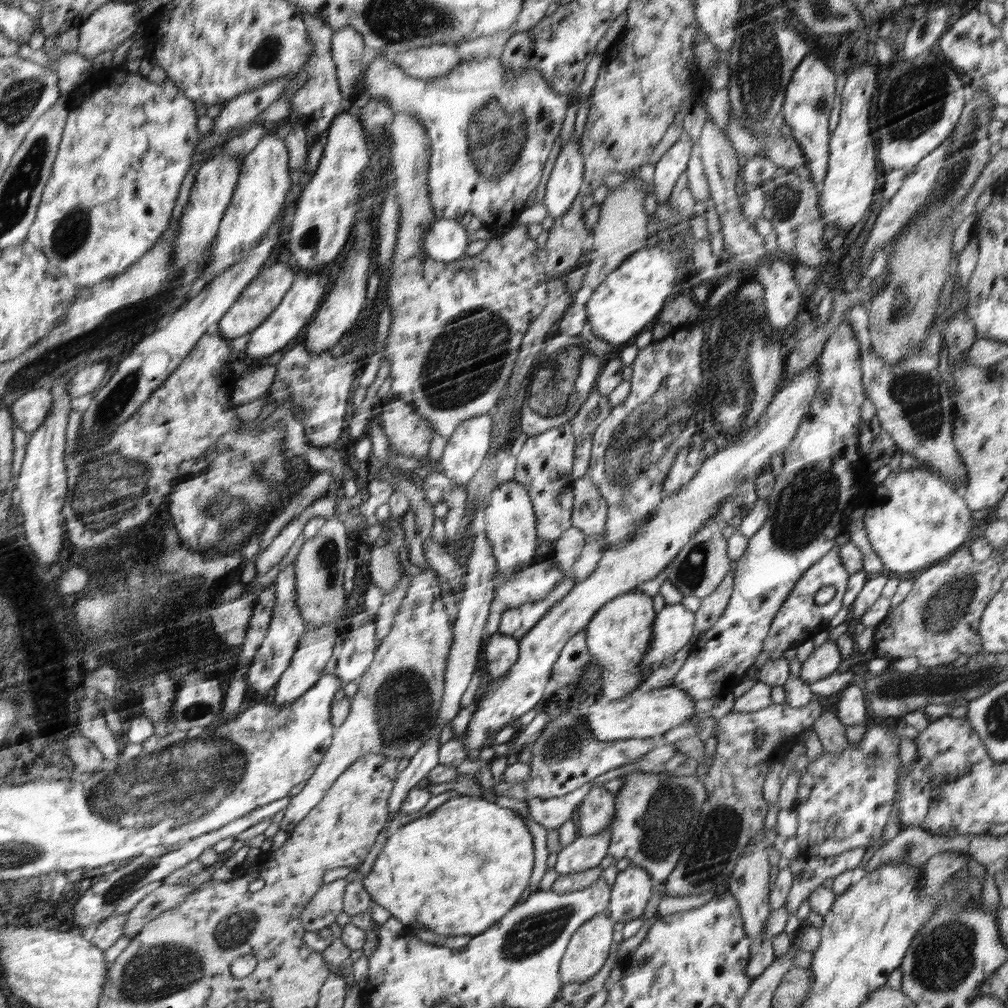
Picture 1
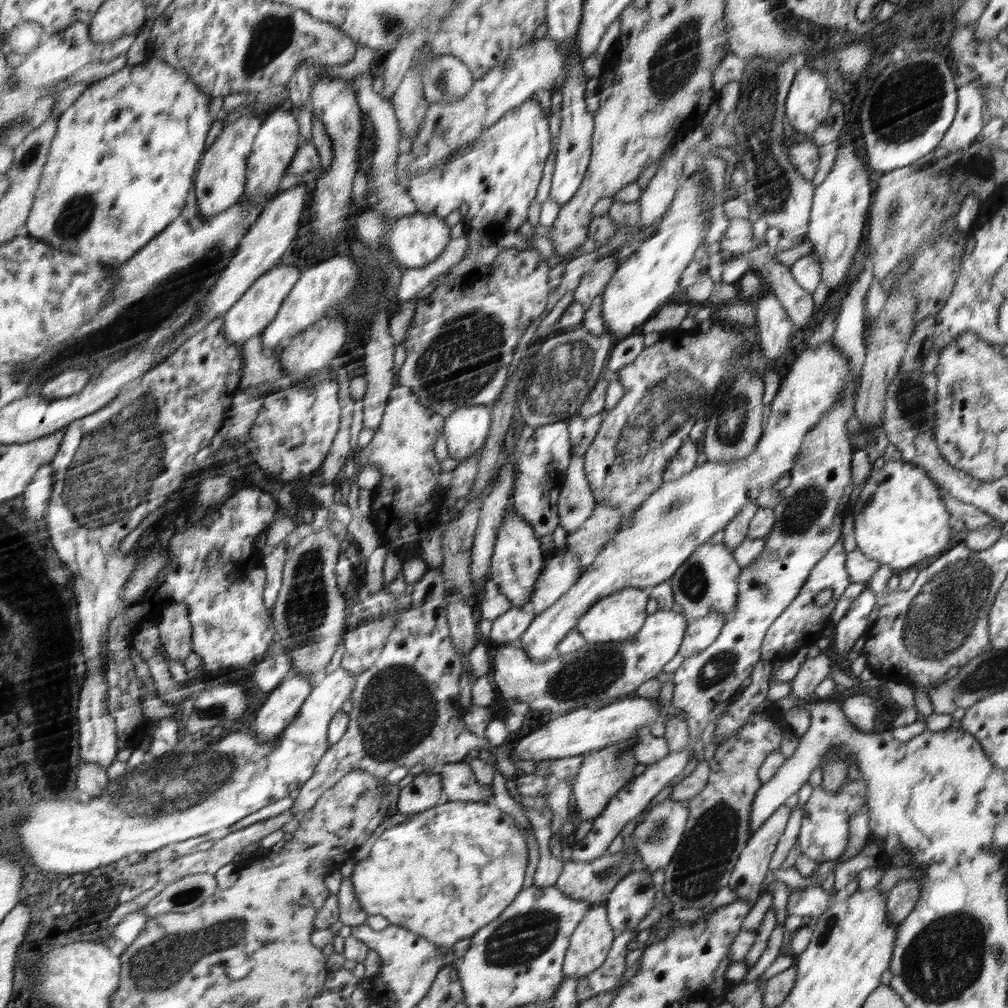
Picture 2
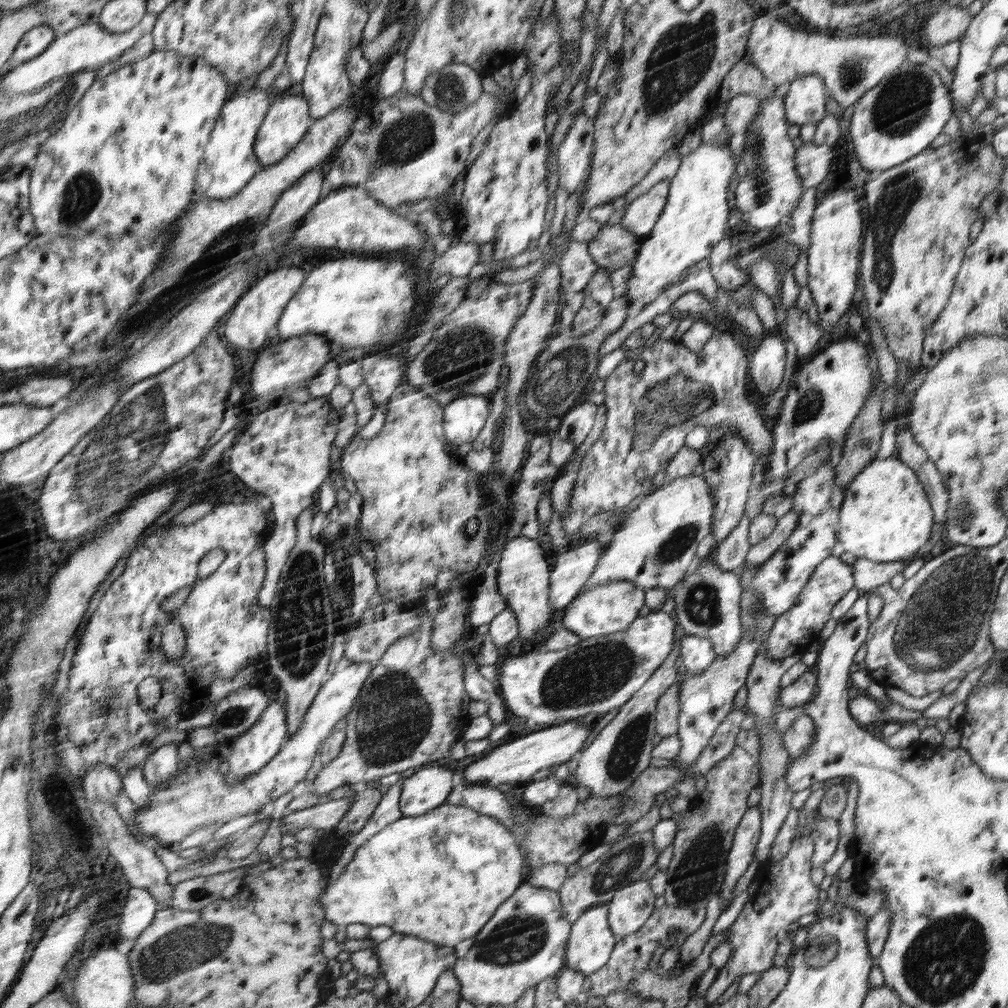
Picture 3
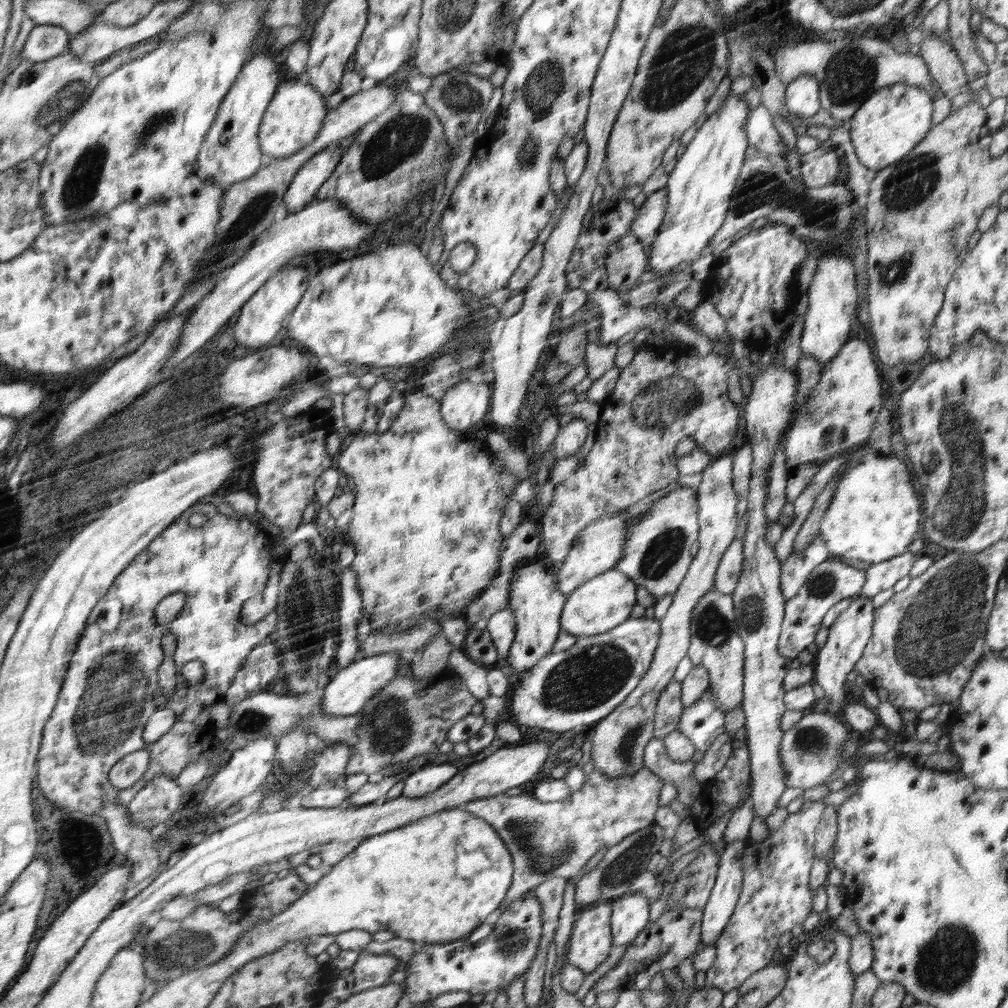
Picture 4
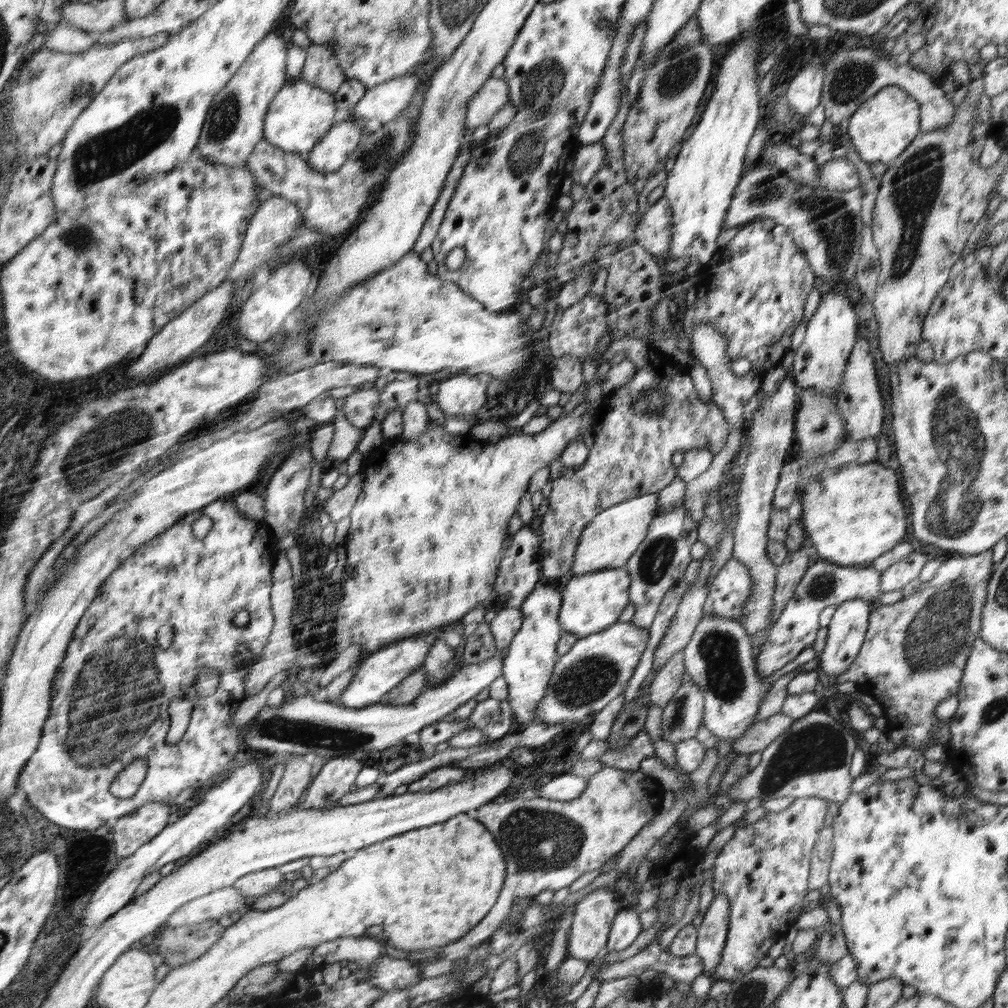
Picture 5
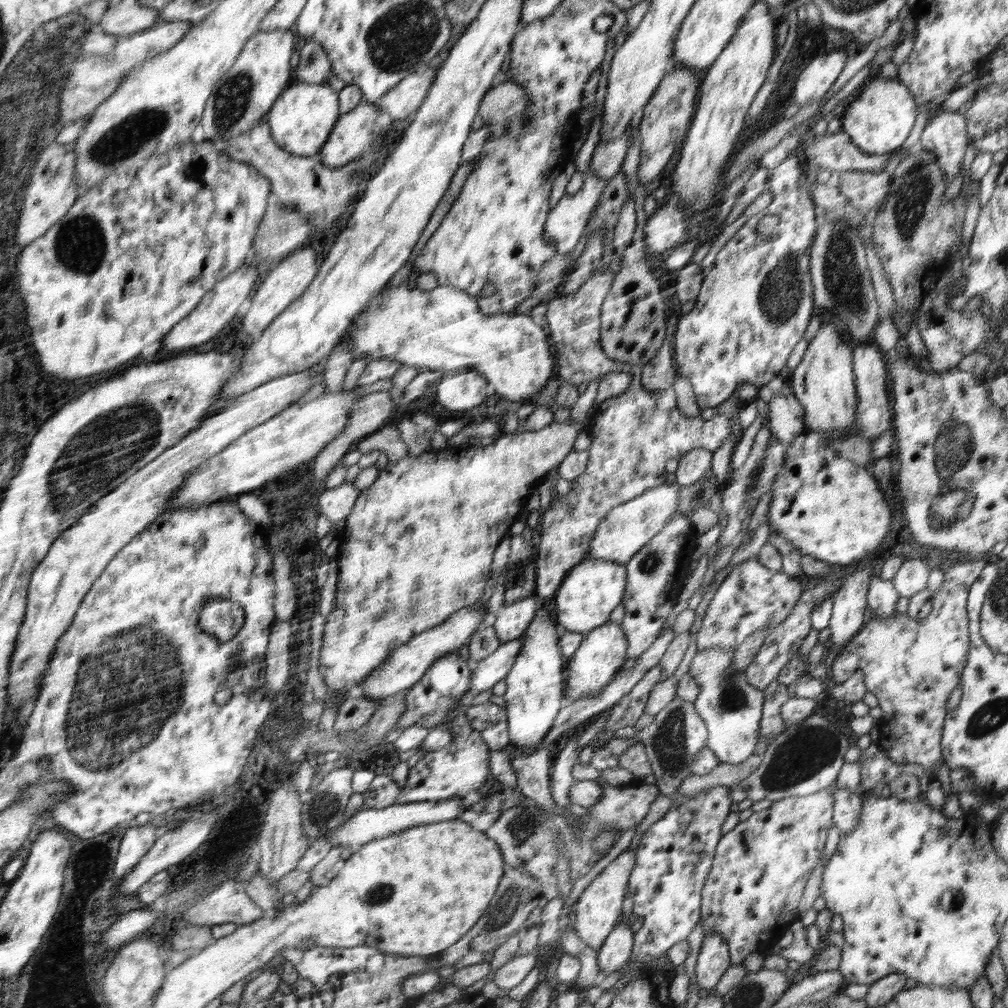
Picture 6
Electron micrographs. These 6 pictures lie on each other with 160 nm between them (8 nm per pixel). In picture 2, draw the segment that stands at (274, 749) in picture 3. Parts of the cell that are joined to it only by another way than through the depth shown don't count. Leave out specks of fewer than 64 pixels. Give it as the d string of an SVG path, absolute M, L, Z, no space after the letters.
M292 669L267 698L256 714L253 725L257 740L271 742L295 720L296 713L310 696L314 680L304 678Z

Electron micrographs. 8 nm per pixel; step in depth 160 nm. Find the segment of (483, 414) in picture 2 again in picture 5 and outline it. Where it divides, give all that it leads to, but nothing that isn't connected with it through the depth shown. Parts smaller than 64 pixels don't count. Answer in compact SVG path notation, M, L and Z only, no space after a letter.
M450 374L439 383L436 404L446 414L473 416L486 402L486 386L492 378L488 374Z

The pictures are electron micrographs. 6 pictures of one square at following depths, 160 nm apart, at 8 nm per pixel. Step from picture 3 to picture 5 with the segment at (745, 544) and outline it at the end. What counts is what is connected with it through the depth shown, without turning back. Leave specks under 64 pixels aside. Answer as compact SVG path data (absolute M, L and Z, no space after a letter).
M731 557L718 572L712 584L702 614L733 618L740 622L743 606L752 593L752 575L748 567Z

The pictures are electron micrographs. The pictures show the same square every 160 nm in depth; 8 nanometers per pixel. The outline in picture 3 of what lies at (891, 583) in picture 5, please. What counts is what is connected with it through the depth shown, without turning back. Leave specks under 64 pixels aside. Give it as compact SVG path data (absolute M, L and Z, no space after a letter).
M858 558L852 565L854 587L869 594L876 588L892 581L894 576L901 574L909 561L892 561L878 563L866 558Z

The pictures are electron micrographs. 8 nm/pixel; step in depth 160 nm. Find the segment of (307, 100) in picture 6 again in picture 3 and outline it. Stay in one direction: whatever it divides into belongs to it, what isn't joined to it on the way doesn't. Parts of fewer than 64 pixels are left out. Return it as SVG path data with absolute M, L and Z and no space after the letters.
M298 88L288 90L287 93L278 96L276 102L272 102L271 110L268 110L267 118L264 120L262 128L259 129L255 141L255 154L261 168L282 161L306 136L306 130L309 130L308 122L310 122L308 102L299 93Z

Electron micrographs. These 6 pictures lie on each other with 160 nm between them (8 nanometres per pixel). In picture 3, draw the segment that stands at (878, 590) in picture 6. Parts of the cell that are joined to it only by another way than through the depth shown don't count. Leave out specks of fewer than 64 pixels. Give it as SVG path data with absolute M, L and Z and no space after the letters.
M834 555L817 564L794 606L777 616L769 630L767 651L773 659L783 660L798 652L802 653L811 642L819 640L820 631L831 618L832 607L850 589L855 588L852 574L852 566L843 563L840 557Z

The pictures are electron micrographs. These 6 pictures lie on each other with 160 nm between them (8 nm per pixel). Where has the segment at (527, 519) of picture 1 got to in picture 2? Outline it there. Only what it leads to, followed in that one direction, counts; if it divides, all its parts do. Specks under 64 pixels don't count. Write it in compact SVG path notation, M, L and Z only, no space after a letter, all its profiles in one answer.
M511 505L504 511L504 519L500 523L493 555L491 556L491 581L497 586L498 591L504 594L512 606L529 607L536 581L540 578L542 570L542 550L540 540L535 535L535 528L526 523Z

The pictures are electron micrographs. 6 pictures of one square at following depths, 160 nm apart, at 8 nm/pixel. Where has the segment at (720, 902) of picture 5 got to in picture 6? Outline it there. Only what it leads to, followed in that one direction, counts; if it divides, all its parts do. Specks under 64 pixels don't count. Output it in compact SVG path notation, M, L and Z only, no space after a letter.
M705 933L696 964L696 984L700 989L715 990L723 974L731 967L730 948L718 933Z

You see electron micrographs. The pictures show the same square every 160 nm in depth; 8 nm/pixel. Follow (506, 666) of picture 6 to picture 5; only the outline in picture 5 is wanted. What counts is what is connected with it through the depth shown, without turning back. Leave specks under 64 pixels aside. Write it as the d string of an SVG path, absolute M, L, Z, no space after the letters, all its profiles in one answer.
M497 650L494 656L480 664L454 670L444 684L428 687L412 702L400 706L375 703L353 709L310 694L284 701L276 707L266 704L260 714L242 728L245 743L249 749L268 752L272 757L315 752L330 759L335 756L359 756L366 750L386 750L402 742L409 734L439 722L467 700L476 698L480 691L486 690L502 674L505 655L506 650Z

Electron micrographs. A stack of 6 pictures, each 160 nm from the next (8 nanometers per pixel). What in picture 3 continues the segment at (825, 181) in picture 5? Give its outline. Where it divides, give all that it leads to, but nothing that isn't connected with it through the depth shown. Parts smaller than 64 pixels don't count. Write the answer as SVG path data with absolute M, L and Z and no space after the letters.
M813 141L797 148L796 172L805 189L818 186L826 178L832 164L833 149L833 145L819 145Z

